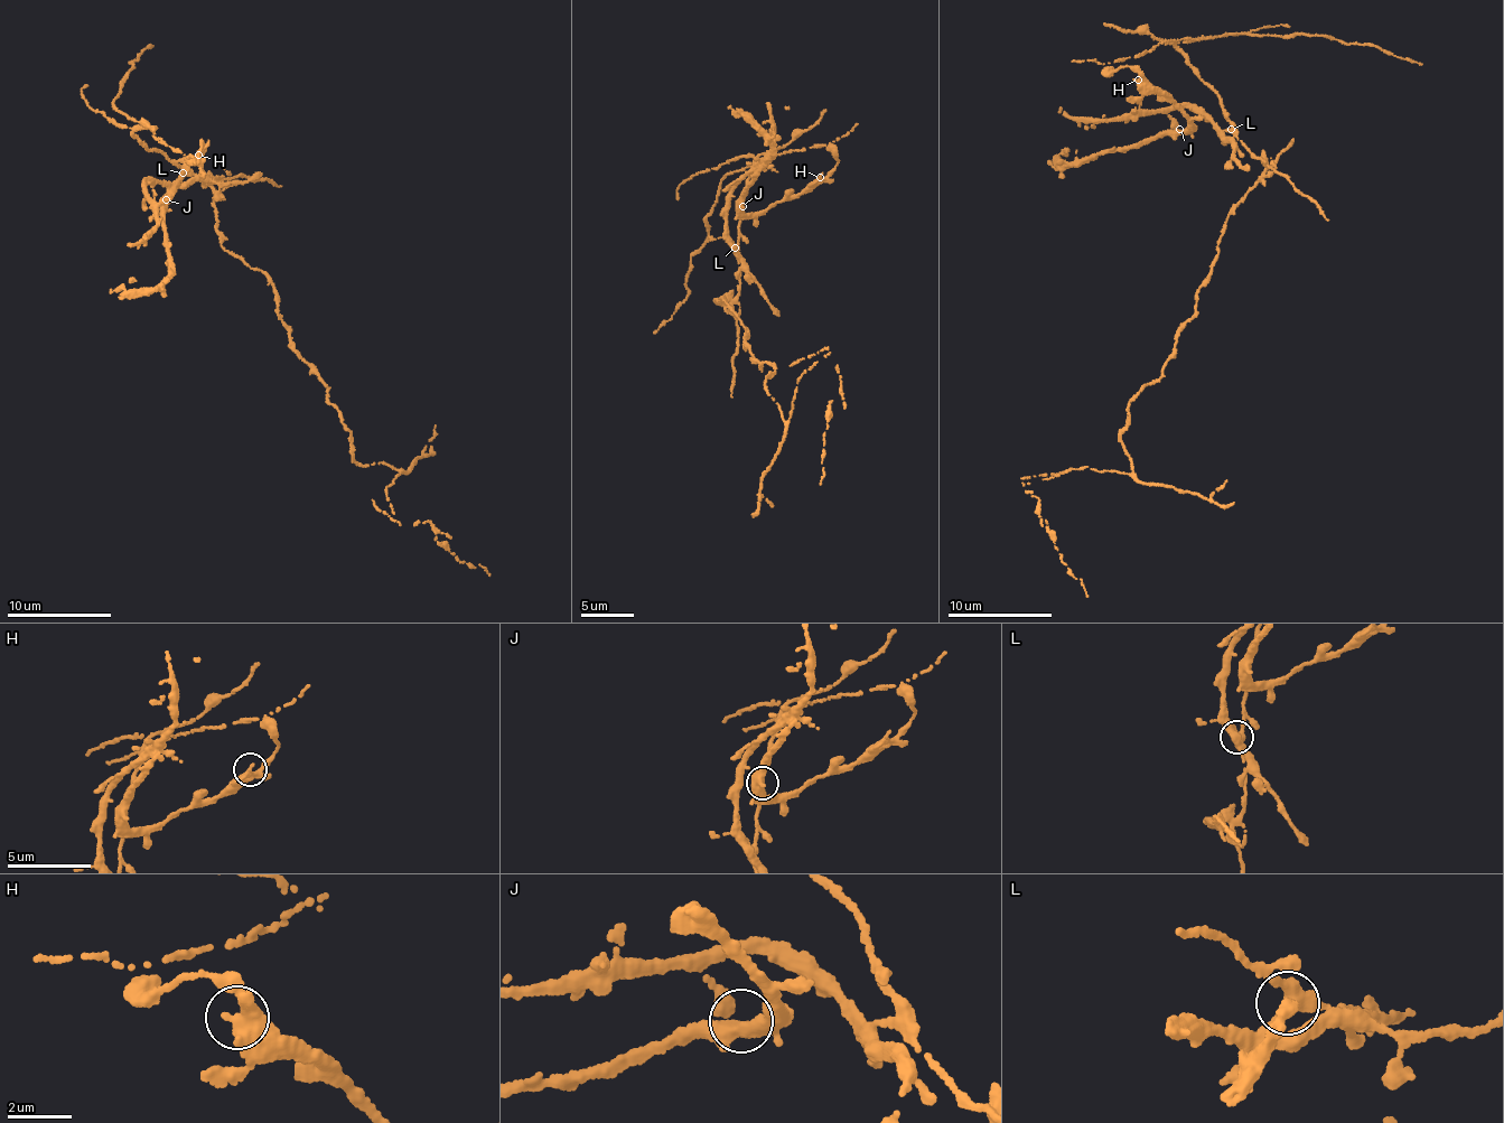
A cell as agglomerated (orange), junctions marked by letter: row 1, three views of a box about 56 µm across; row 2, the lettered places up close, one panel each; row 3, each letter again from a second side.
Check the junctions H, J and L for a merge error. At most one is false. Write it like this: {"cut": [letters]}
{"cut": ["L"]}

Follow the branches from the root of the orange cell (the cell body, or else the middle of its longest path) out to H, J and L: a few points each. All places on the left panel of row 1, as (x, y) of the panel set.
H: (217, 230), (216, 178), (190, 174), (132, 133), (152, 130), (196, 159), (203, 143), (198, 155)
J: (217, 230), (216, 178), (190, 174), (148, 149), (137, 129), (152, 130), (196, 159), (203, 143), (166, 199)
L: (217, 230), (211, 185), (216, 178), (212, 180), (203, 175), (190, 176), (183, 172)

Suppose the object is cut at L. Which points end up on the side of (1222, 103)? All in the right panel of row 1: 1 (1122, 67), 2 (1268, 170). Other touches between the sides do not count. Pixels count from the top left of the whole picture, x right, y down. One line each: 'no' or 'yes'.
1: no
2: yes

